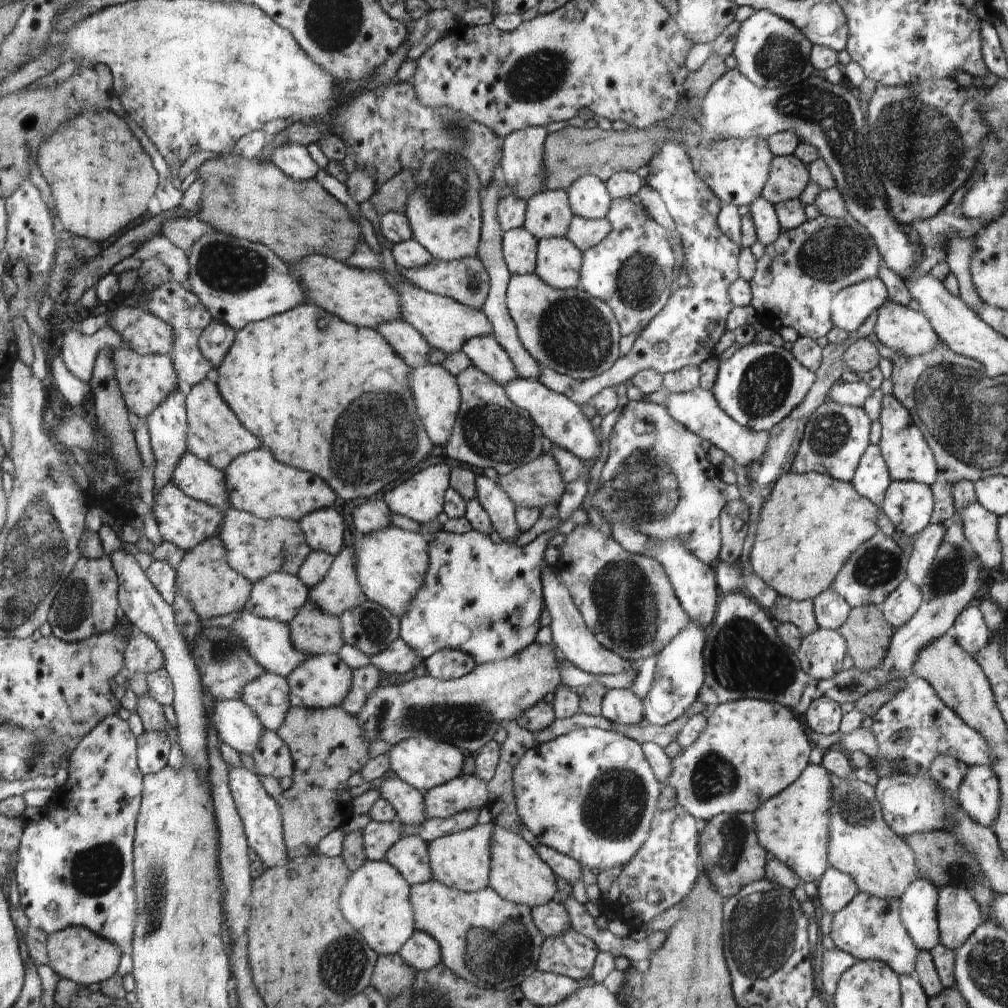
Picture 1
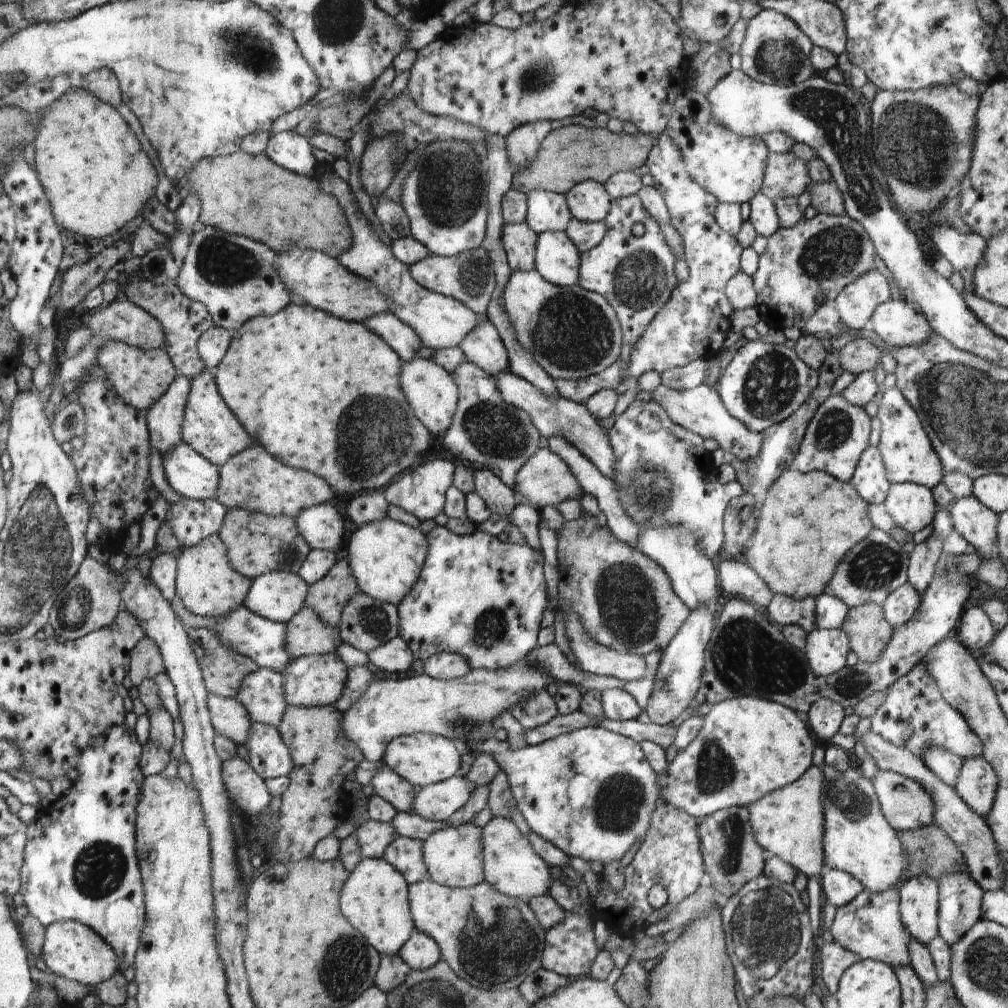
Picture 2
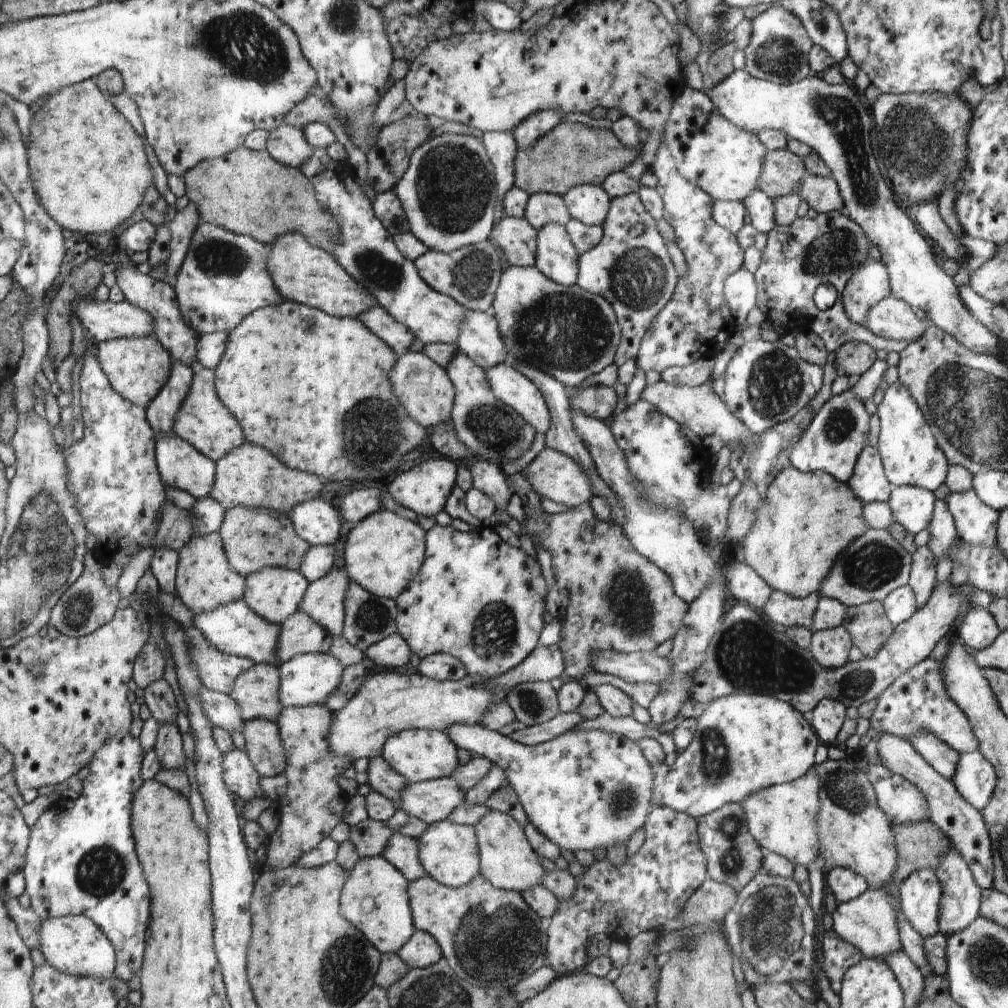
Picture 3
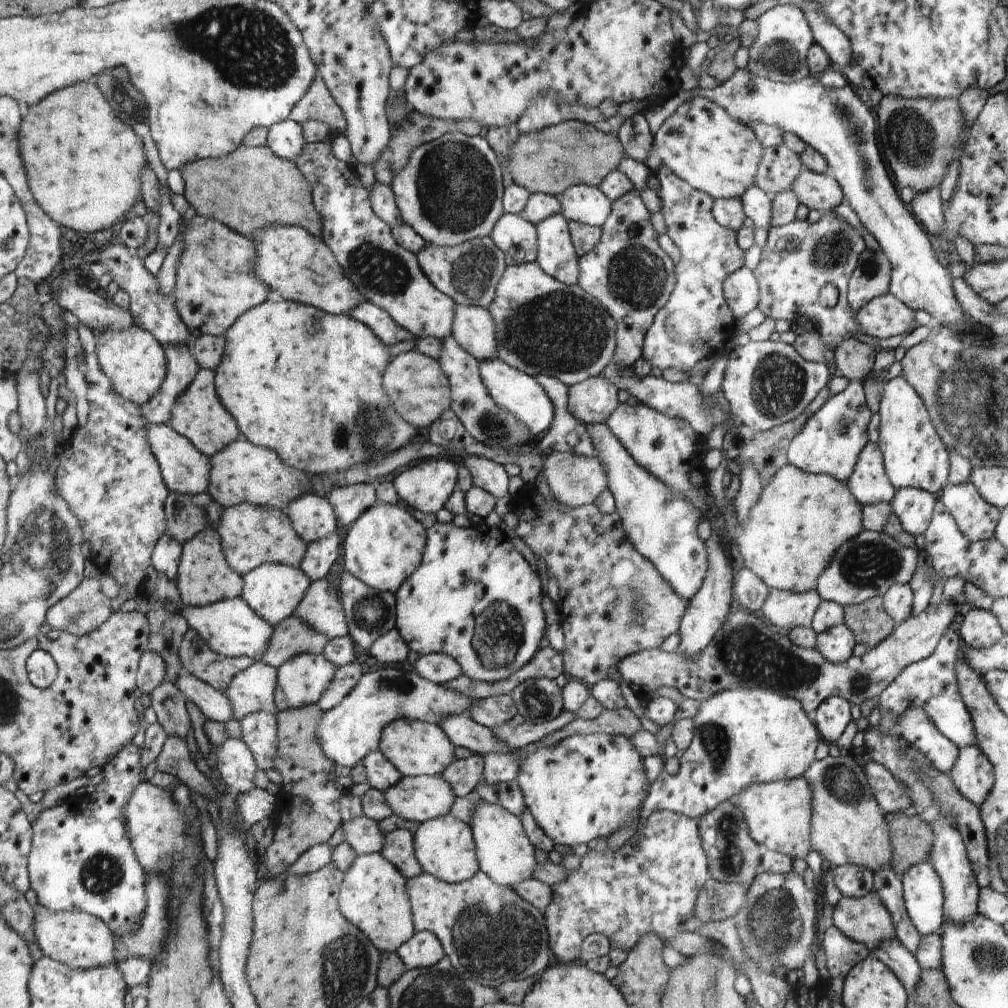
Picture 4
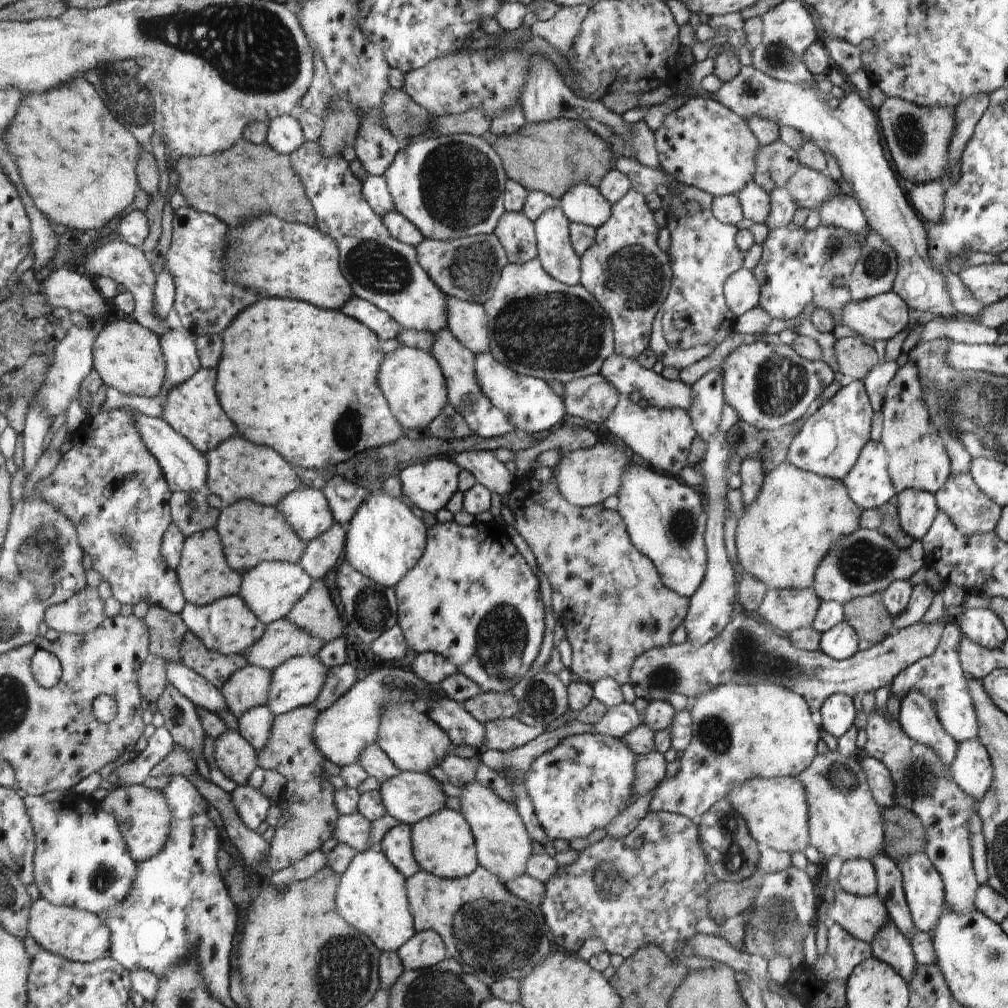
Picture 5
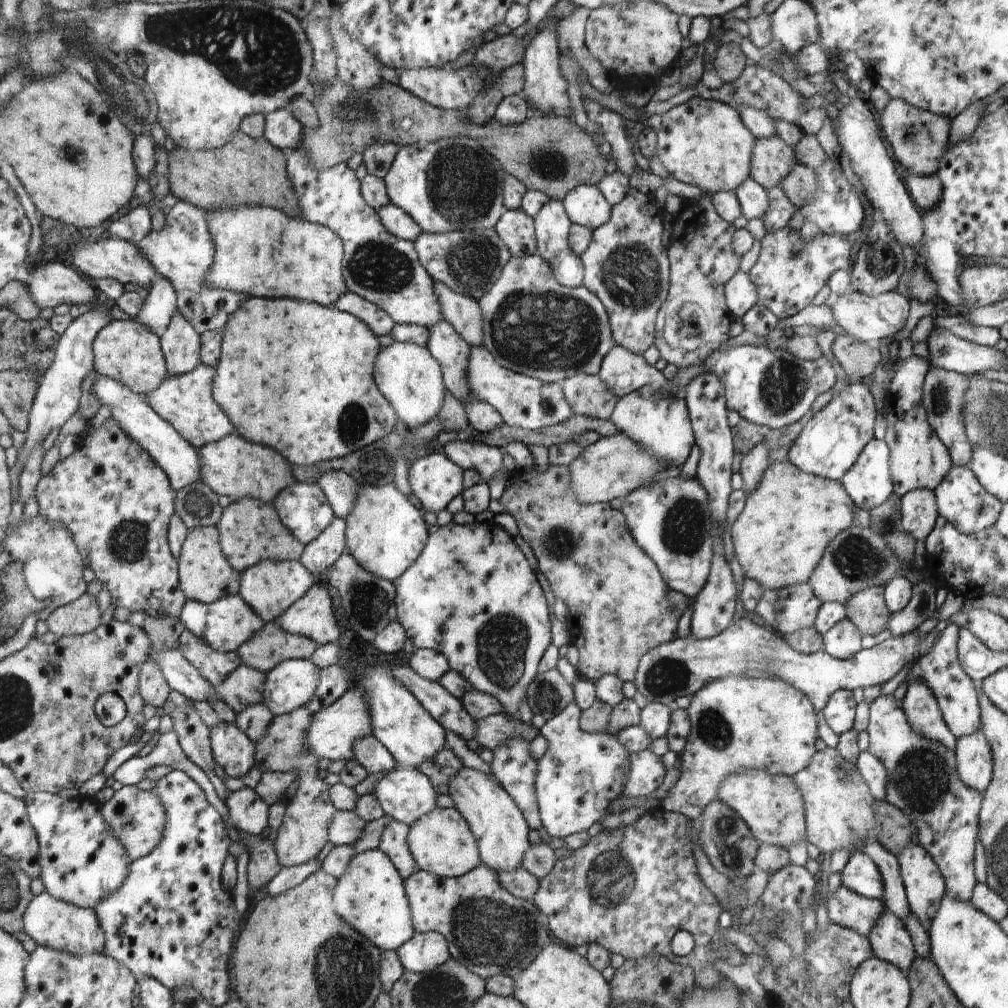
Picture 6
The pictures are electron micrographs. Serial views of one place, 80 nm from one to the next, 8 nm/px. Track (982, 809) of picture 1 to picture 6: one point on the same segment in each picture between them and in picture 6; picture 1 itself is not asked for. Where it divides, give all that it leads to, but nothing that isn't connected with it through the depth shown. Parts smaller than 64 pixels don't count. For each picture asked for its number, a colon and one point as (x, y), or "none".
2: (977, 786)
3: (975, 779)
4: (973, 776)
5: (972, 768)
6: (974, 755)

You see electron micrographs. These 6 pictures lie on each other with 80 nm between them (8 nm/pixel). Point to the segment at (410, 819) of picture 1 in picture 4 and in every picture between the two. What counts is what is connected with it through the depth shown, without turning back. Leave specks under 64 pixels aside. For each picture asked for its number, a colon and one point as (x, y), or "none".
2: (399, 792)
3: (383, 779)
4: (381, 774)

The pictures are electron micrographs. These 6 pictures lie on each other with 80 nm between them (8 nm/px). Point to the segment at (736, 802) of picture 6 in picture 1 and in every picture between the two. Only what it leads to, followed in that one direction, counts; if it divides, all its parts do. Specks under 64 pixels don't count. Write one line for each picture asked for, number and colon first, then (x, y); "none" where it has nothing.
1: (794, 826)
2: (790, 823)
3: (784, 818)
4: (778, 813)
5: (776, 811)

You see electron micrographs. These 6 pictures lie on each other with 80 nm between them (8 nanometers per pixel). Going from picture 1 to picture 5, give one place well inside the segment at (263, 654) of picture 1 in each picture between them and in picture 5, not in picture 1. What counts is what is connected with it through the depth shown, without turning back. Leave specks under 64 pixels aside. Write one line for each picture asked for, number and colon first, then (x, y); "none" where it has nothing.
2: (263, 640)
3: (235, 629)
4: (232, 629)
5: (228, 626)

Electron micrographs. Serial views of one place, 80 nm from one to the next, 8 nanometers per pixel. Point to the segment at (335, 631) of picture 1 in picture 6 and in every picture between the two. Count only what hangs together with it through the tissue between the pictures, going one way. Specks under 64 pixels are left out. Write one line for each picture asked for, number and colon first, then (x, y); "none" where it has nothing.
2: (307, 634)
3: (300, 634)
4: (291, 637)
5: (283, 640)
6: (271, 646)

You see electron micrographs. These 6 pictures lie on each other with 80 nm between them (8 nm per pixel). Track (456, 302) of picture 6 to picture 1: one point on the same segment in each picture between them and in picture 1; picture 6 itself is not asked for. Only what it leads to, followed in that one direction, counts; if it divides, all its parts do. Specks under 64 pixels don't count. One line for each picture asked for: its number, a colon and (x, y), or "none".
1: (486, 353)
2: (483, 346)
3: (480, 340)
4: (474, 328)
5: (468, 321)

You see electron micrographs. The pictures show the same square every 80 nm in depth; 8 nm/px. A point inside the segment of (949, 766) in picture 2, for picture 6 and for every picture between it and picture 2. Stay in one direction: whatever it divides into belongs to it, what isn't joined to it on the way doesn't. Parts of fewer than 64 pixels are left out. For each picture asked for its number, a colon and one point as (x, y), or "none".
3: (938, 755)
4: (914, 726)
5: (919, 719)
6: (923, 713)

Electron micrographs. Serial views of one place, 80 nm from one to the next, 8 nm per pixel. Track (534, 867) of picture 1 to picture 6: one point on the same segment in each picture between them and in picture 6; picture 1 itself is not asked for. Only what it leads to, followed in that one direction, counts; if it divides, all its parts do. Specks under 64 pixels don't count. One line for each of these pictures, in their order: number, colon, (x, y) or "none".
2: (511, 865)
3: (506, 858)
4: (505, 853)
5: (503, 843)
6: (496, 820)

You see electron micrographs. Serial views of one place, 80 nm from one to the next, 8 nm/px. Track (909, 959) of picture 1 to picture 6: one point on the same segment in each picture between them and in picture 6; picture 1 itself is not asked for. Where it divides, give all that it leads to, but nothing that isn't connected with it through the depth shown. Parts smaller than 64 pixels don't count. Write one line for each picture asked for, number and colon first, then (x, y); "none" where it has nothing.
2: (871, 926)
3: (870, 922)
4: (866, 920)
5: (863, 917)
6: (851, 910)

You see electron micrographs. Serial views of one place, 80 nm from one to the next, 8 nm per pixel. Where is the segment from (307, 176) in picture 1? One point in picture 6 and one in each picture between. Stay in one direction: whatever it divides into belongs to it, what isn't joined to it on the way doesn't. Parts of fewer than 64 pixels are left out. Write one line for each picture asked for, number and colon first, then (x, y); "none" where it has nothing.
2: (291, 151)
3: (287, 144)
4: (286, 140)
5: (284, 135)
6: (283, 130)

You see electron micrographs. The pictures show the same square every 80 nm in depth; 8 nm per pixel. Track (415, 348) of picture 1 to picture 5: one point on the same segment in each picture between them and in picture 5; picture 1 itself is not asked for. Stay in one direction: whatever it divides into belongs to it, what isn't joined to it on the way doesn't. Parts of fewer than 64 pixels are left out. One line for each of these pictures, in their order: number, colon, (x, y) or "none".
2: (402, 338)
3: (378, 320)
4: (382, 325)
5: (379, 322)

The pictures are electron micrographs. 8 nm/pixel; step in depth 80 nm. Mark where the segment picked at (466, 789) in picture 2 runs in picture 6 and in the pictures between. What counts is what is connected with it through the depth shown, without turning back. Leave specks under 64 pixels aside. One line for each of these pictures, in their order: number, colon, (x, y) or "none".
3: (433, 800)
4: (415, 798)
5: (409, 797)
6: (405, 795)

